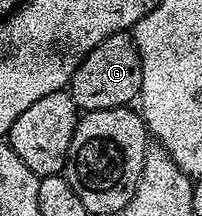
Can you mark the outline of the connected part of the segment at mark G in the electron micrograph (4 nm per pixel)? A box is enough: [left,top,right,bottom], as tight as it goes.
[70,33,142,112]

